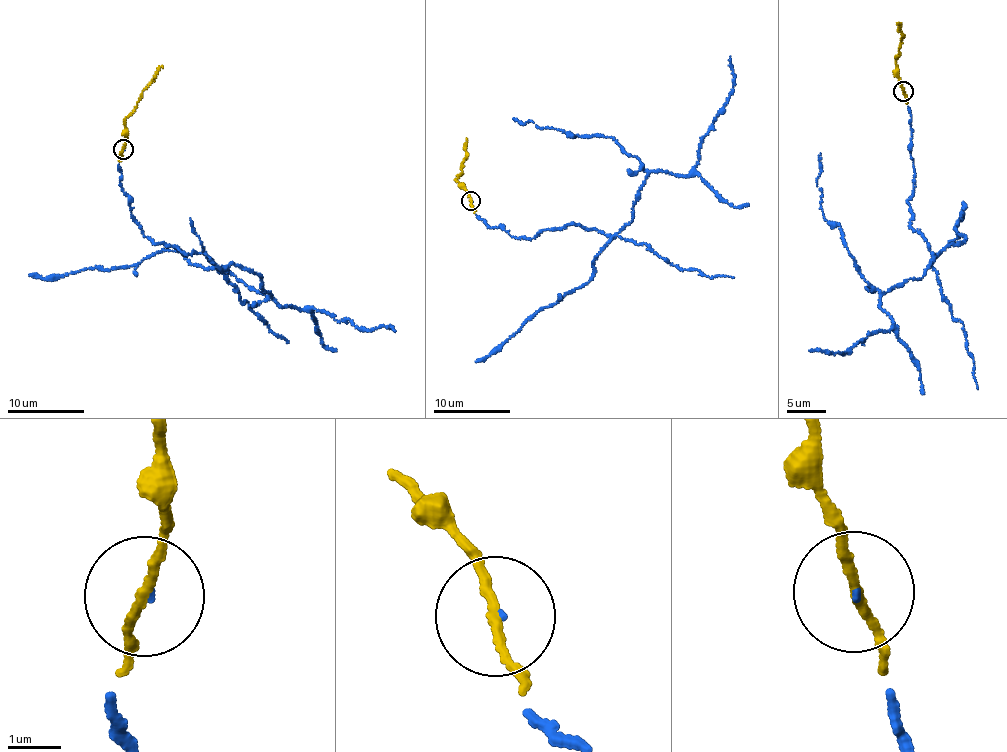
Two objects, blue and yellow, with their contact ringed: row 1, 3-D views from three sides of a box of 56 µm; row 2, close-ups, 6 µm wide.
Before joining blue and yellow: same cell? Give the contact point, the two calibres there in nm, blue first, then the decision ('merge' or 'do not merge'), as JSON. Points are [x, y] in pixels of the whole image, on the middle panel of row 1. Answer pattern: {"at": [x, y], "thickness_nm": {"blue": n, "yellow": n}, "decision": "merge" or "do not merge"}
{"at": [471, 201], "thickness_nm": {"blue": 30, "yellow": 160}, "decision": "merge"}

